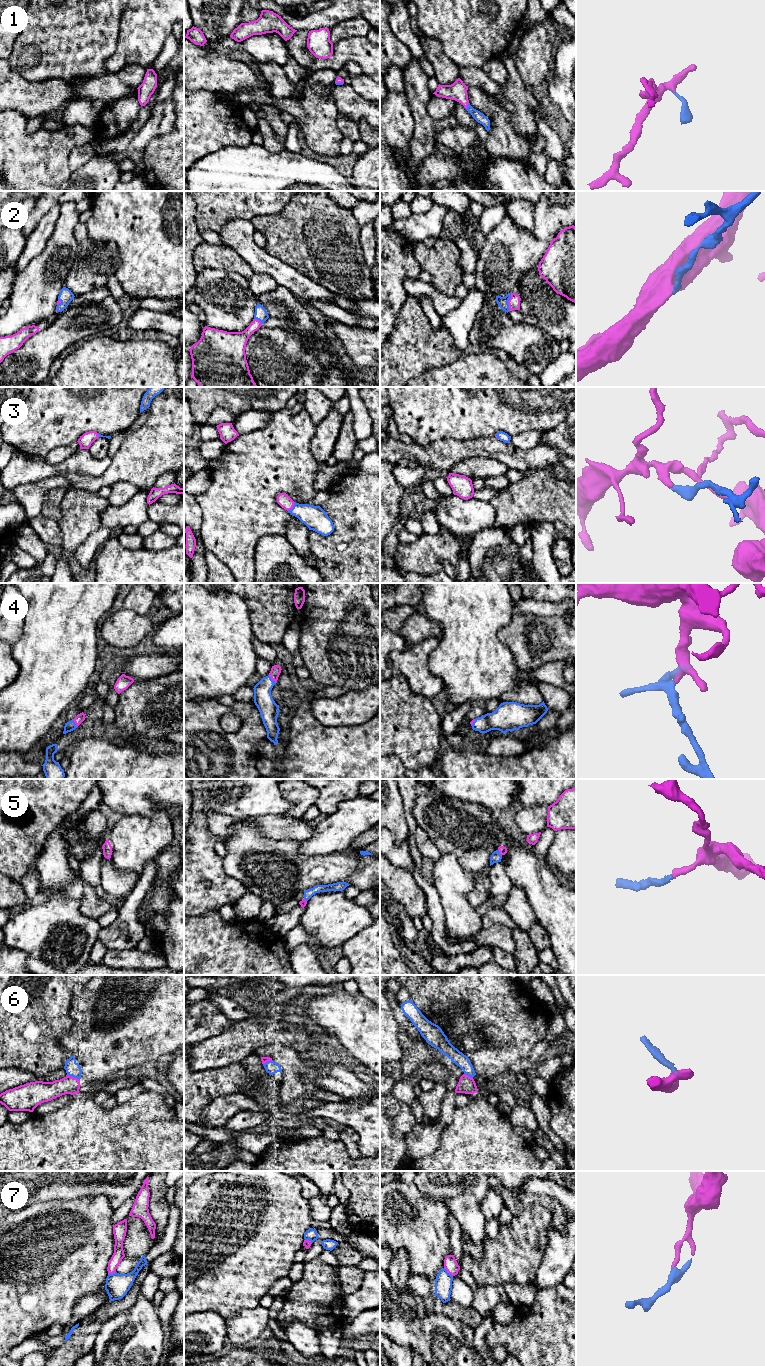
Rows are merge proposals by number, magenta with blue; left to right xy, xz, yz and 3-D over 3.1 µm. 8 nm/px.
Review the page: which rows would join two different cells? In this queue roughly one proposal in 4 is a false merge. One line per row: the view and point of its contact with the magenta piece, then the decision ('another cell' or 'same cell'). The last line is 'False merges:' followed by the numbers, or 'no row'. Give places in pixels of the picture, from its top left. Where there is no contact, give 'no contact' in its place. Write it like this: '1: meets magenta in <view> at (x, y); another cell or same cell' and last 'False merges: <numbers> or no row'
1: meets magenta in yz at (467, 106); same cell
2: meets magenta in yz at (508, 302); same cell
3: meets magenta in xz at (292, 507); same cell
4: meets magenta in xz at (272, 679); same cell
5: meets magenta in yz at (500, 853); same cell
6: meets magenta in xy at (73, 1077); another cell
7: meets magenta in yz at (448, 1272); same cell
False merges: 6

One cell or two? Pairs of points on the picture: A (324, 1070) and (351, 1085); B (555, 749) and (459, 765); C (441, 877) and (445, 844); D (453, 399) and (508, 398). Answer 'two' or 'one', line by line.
A: one
B: one
C: two
D: one

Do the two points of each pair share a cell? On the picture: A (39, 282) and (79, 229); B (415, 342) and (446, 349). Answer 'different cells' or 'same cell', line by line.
A: different cells
B: same cell

